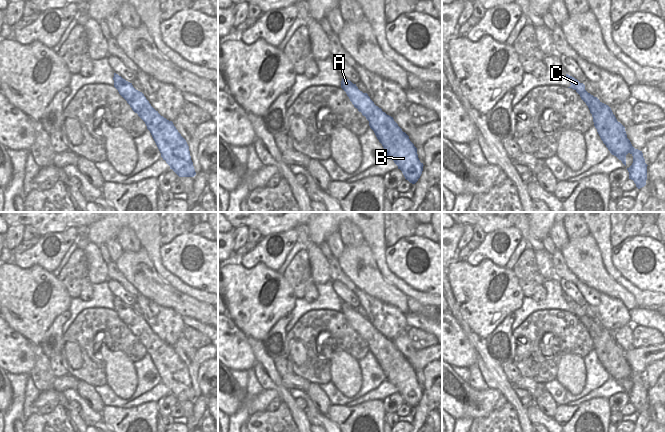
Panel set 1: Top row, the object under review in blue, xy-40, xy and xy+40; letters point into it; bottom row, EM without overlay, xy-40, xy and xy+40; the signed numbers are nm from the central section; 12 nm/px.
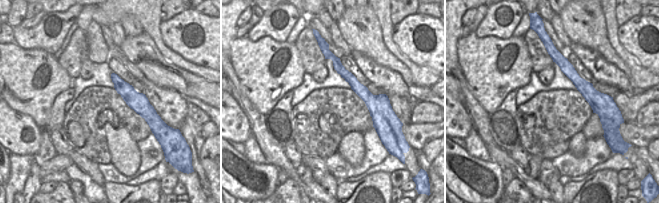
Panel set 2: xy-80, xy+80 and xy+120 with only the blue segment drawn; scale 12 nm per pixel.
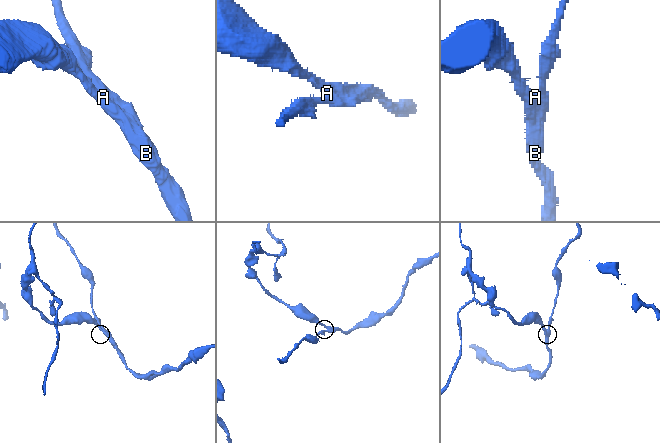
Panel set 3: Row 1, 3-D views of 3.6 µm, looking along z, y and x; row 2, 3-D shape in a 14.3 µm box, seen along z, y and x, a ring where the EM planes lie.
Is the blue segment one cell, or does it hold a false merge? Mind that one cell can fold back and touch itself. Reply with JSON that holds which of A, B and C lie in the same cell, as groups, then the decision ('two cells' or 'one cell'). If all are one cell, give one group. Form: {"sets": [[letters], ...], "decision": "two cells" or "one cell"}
{"sets": [["A", "B"], ["C"]], "decision": "two cells"}

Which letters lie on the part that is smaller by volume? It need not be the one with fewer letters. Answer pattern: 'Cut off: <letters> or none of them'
Cut off: C

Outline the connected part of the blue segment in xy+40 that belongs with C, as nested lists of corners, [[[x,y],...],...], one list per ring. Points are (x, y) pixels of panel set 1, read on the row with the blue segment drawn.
[[[566,74],[567,79],[569,80],[571,86],[568,88],[574,89],[581,97],[581,99],[586,103],[588,106],[590,113],[593,115],[595,112],[601,113],[602,117],[605,119],[605,123],[602,127],[608,125],[606,119],[608,116],[615,115],[613,114],[611,108],[602,103],[597,97],[594,97],[590,93],[588,93],[585,90],[585,85],[583,83],[580,83],[577,79],[574,77]]]

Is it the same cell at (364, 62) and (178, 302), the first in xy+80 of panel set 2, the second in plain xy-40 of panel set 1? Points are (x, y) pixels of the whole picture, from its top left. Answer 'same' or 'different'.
different

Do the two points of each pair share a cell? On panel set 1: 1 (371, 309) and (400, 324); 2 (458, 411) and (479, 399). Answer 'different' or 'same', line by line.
1: same
2: same

